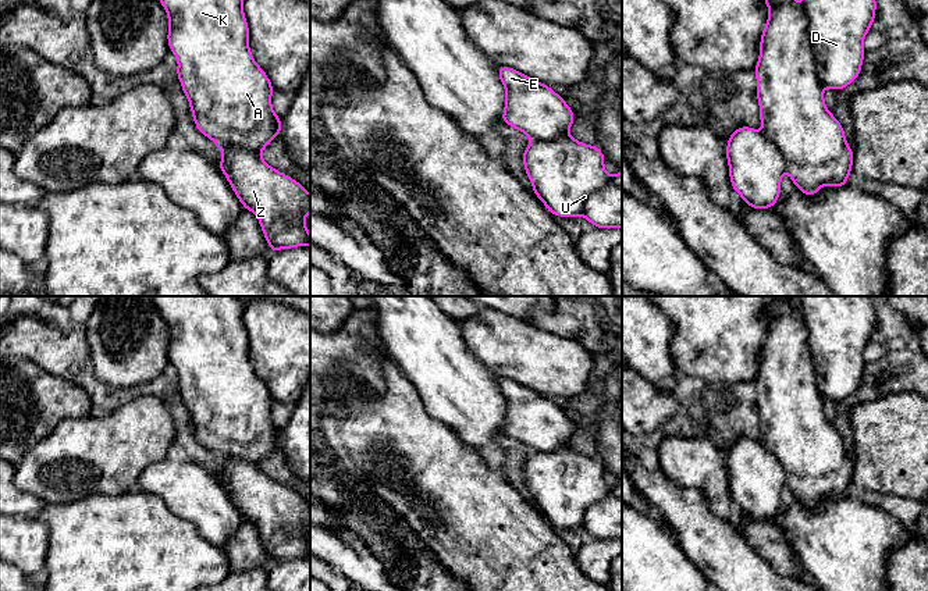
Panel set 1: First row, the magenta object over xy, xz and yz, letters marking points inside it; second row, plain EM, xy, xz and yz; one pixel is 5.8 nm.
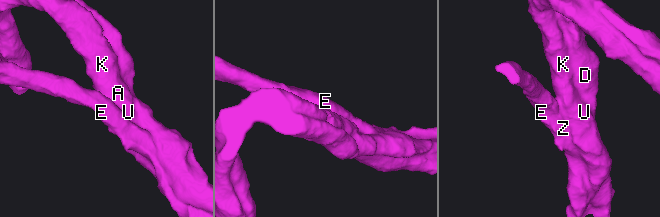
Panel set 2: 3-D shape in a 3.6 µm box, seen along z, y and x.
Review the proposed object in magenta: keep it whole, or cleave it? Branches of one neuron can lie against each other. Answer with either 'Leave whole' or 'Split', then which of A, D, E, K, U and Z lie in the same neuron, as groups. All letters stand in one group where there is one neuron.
Split. Groups: A D K U / E Z

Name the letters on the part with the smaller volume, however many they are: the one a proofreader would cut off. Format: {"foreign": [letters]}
{"foreign": ["E", "Z"]}

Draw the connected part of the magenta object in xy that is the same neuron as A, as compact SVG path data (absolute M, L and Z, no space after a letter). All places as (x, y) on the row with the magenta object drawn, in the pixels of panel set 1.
M160 0L168 18L168 47L178 61L177 76L189 100L195 125L218 149L242 147L255 153L281 133L281 117L271 107L273 85L249 49L249 26L243 14L243 0Z

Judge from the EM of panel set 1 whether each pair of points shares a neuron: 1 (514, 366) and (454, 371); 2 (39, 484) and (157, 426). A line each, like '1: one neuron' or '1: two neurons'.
1: two neurons
2: one neuron

